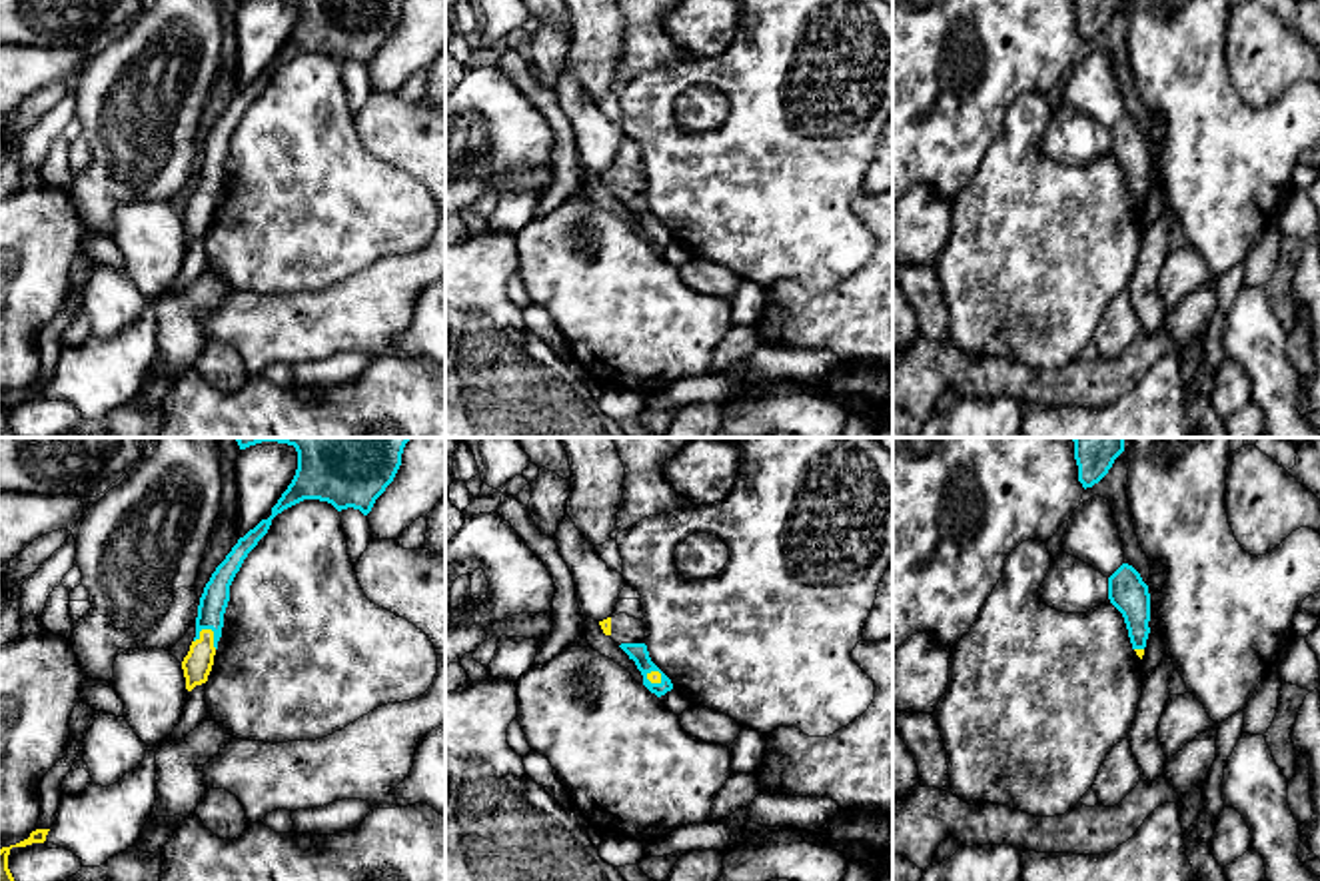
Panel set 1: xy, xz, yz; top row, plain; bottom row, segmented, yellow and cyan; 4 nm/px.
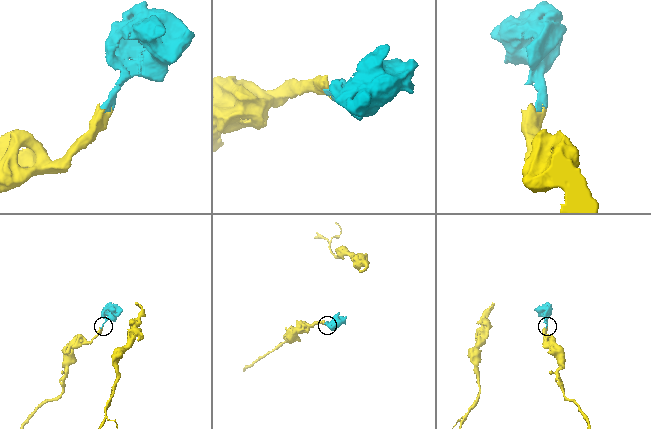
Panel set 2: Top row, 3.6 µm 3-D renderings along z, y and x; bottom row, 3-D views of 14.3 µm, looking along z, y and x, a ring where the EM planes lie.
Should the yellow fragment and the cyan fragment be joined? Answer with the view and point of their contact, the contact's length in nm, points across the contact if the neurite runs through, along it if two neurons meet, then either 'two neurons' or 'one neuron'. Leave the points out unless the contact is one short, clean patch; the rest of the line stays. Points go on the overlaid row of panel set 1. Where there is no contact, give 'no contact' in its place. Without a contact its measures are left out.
meets yellow in xy at (212, 636); contact 110 nm long; runs through xy (196, 666), (204, 644), (212, 636), (214, 600); one neuron

